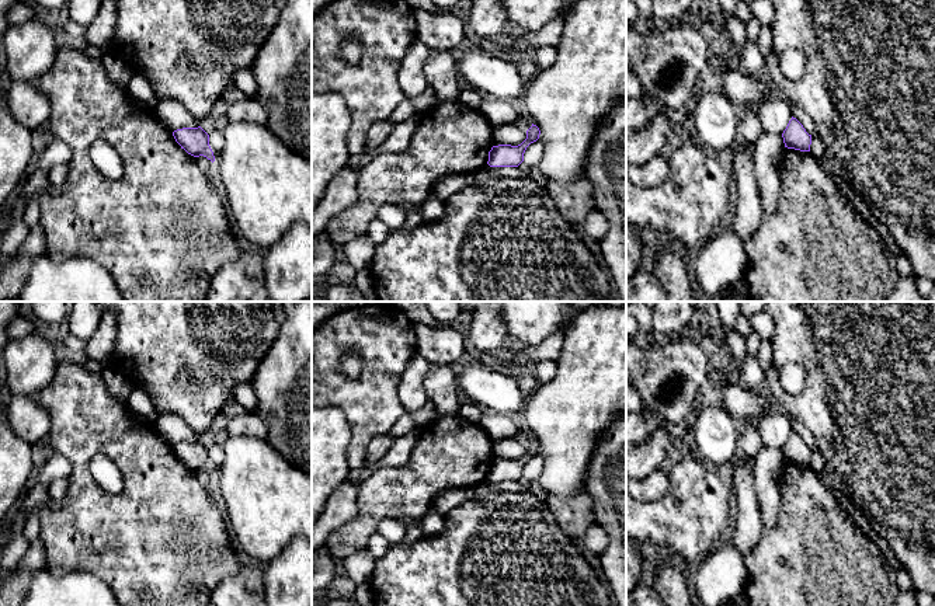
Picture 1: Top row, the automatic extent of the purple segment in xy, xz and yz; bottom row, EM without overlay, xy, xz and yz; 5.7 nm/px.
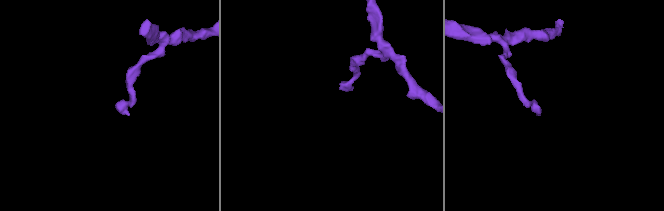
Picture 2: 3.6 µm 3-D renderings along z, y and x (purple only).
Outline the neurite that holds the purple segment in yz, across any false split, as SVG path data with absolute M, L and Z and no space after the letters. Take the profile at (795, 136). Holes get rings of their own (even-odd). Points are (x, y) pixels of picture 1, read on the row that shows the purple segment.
M792 116L782 133L785 147L800 152L810 152L811 135L806 132L803 125Z

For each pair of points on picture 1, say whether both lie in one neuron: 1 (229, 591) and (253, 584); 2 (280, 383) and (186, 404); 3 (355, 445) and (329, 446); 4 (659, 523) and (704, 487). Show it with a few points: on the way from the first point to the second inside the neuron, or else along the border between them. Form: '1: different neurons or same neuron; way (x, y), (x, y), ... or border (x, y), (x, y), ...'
1: same neuron; way (235, 591), (247, 589)
2: different neurons; border (266, 352), (249, 382)
3: different neurons; border (341, 413), (350, 429), (346, 453), (350, 467)
4: same neuron; way (670, 521), (692, 498)

